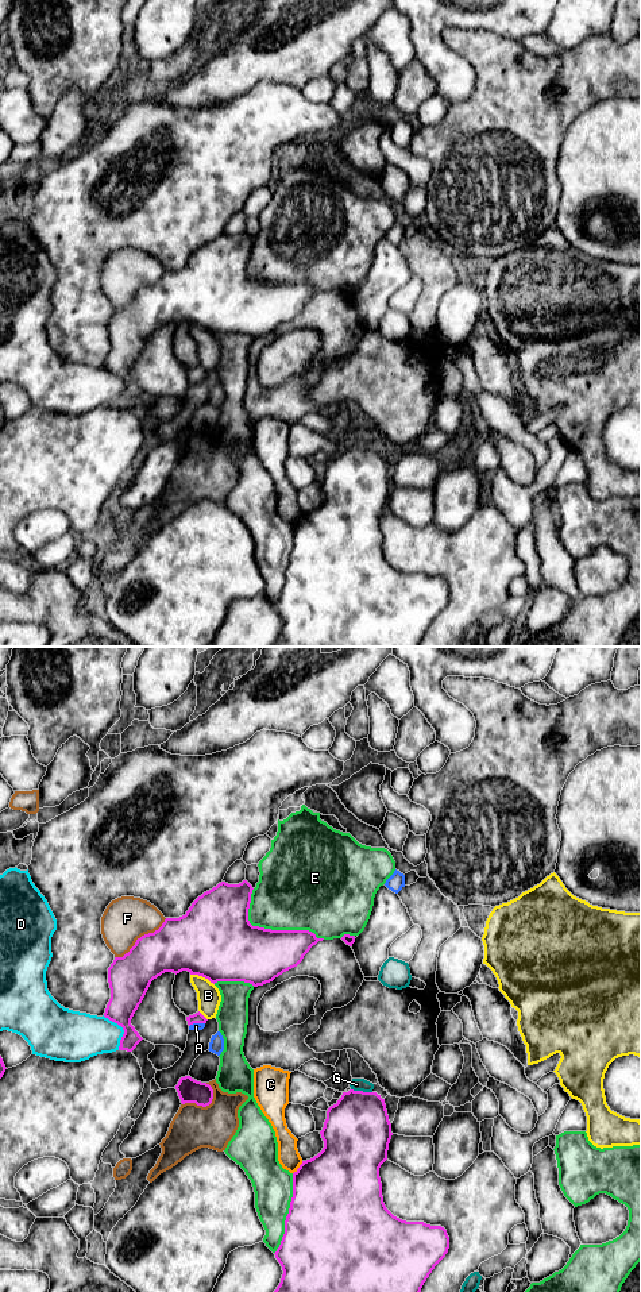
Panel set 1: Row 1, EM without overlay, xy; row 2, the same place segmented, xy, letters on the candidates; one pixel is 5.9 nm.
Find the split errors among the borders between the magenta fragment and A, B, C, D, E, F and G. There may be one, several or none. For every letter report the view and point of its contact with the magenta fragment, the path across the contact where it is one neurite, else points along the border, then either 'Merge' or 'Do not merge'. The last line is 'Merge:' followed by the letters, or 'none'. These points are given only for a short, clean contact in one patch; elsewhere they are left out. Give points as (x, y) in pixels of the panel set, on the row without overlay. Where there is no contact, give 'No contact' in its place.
A: Touches magenta at xy (196, 374). Path across: xy (196, 370), (196, 374), (196, 378). Merge
B: Touches magenta at xy (203, 328). Do not merge
C: Touches magenta at xy (298, 520). Do not merge
D: Touches magenta at xy (123, 381). Do not merge
E: Touches magenta at xy (270, 281). Do not merge
F: Touches magenta at xy (141, 289). Do not merge
G: Touches magenta at xy (362, 443). Do not merge
Merge: A

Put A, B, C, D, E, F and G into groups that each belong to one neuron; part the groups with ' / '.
A / B / C / D / E / F / G

